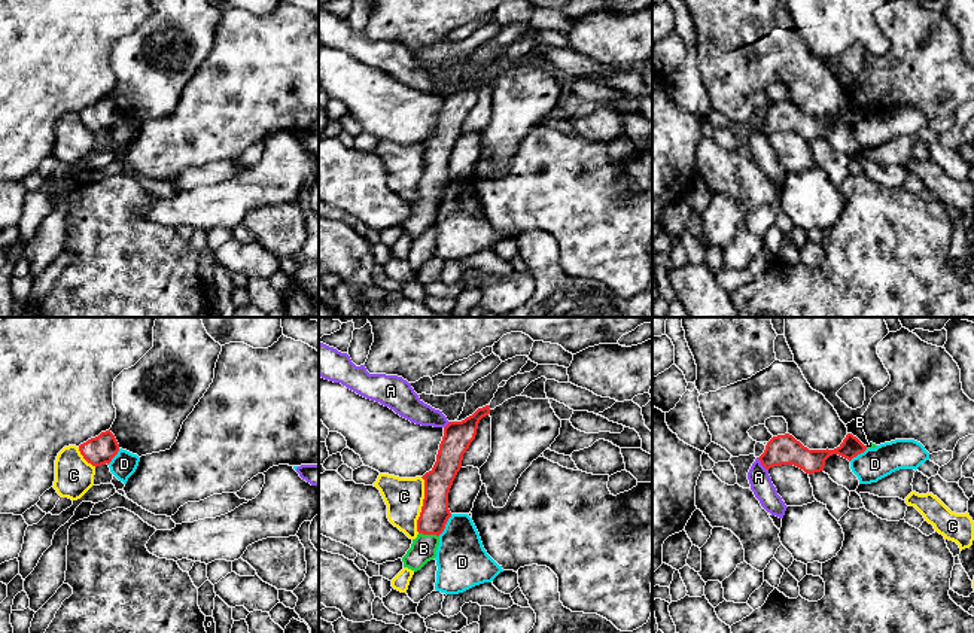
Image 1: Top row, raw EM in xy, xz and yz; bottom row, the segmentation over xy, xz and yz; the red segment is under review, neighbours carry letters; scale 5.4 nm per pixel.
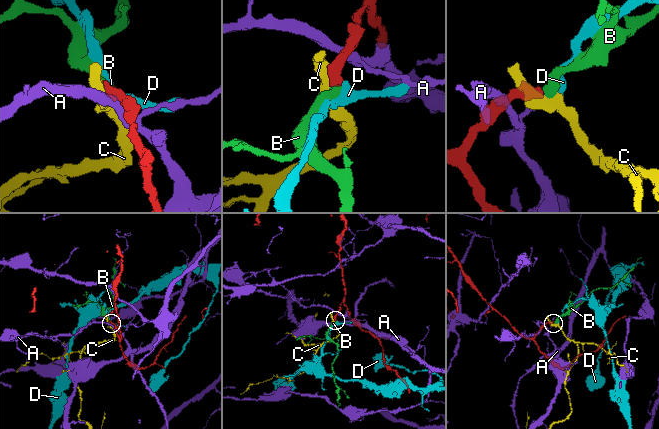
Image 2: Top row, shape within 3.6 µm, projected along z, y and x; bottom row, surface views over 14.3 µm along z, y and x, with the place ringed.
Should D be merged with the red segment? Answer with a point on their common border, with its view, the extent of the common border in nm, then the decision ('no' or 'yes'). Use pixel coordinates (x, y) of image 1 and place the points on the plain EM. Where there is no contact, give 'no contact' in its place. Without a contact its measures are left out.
meets red in xz at (446, 189); contact 140 nm long; no

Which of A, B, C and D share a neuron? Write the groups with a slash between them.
A / B / C / D

